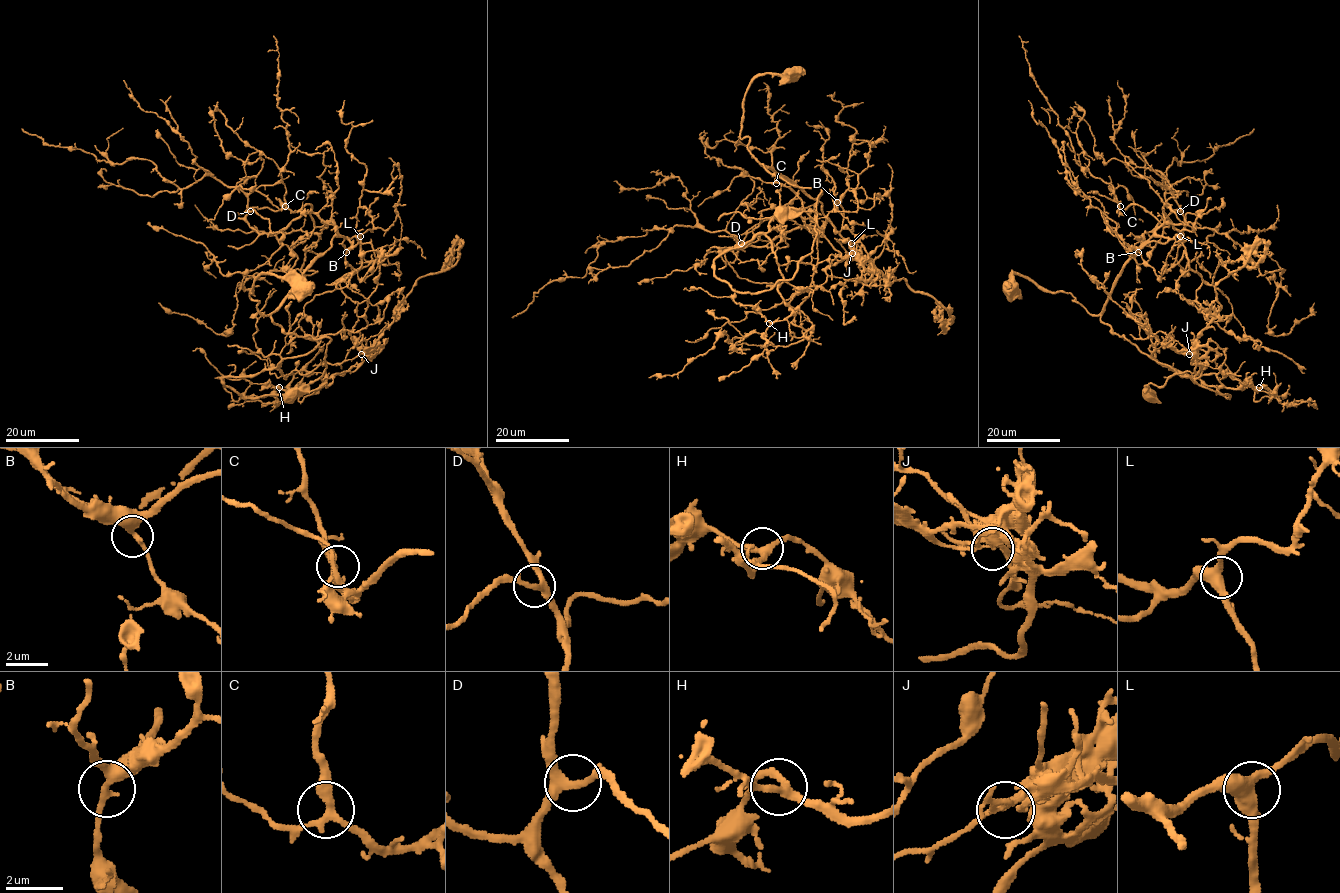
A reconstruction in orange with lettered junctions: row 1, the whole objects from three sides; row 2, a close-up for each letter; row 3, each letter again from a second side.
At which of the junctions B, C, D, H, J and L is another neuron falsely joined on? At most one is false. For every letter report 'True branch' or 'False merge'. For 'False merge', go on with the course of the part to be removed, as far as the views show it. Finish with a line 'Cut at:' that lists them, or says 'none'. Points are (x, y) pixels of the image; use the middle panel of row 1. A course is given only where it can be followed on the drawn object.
B: True branch
C: True branch
D: True branch
H: True branch
J: False merge. Course of the part to remove: (851, 252), (857, 251), (886, 277), (903, 279), (915, 291), (927, 293), (948, 311), (950, 321), (931, 312)
L: True branch
Cut at: J

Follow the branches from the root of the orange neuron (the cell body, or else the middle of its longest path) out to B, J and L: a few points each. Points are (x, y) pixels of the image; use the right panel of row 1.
B: (1012, 288), (1010, 276), (1019, 274), (1098, 314), (1135, 252), (1153, 236), (1168, 239), (1138, 252)
J: (1012, 288), (1019, 274), (1070, 292), (1113, 333), (1229, 398), (1170, 369), (1198, 377), (1189, 354)
L: (1012, 288), (1010, 276), (1019, 274), (1048, 290), (1070, 292), (1098, 314), (1142, 245), (1153, 236), (1180, 236)

